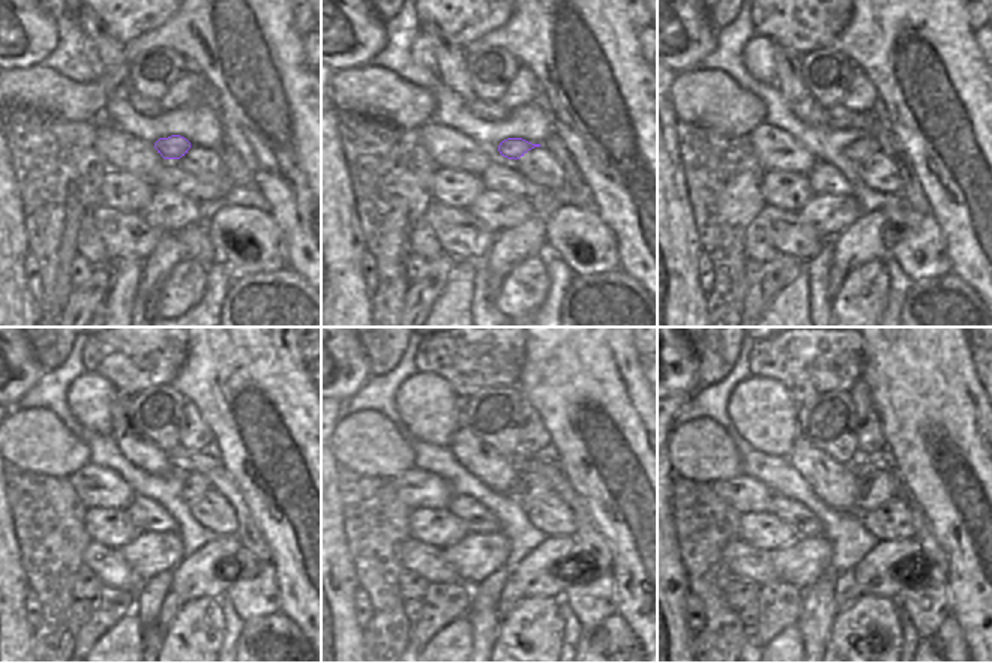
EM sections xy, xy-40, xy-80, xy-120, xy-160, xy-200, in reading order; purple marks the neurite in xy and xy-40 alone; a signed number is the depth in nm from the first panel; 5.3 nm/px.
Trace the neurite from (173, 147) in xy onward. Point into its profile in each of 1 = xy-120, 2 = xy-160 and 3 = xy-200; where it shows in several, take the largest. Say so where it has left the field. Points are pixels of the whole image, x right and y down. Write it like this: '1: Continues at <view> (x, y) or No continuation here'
1: Continues at xy-120 (195, 483)
2: Continues at xy-160 (532, 486)
3: Continues at xy-200 (878, 486)

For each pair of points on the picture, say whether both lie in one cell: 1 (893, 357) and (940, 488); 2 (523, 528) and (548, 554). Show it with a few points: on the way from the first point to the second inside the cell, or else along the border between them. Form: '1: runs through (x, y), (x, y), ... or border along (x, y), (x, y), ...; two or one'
1: runs through (920, 390), (920, 435), (929, 455); one
2: border along (548, 537), (514, 567); two

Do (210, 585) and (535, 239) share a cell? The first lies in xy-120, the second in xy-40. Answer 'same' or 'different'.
same

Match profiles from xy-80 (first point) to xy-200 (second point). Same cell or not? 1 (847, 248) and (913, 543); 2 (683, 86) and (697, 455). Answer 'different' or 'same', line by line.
1: same
2: same

